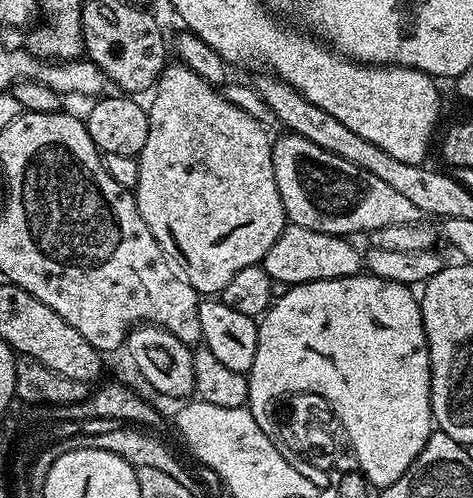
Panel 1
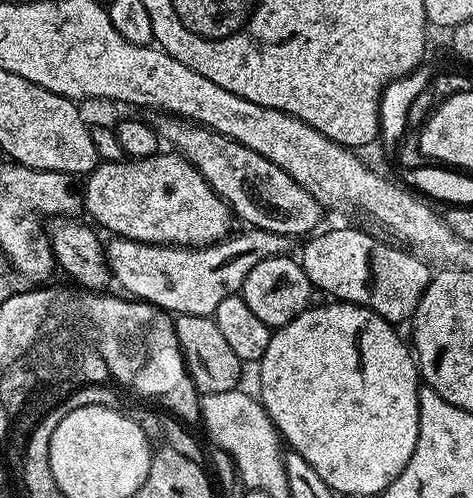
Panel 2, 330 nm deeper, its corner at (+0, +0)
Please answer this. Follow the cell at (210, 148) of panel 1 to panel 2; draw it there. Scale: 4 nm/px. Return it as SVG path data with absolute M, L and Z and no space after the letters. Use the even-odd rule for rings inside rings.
M161 150L141 160L125 158L97 164L83 181L82 208L92 215L93 225L104 227L113 237L143 244L205 248L233 231L232 209L200 171L175 150Z

